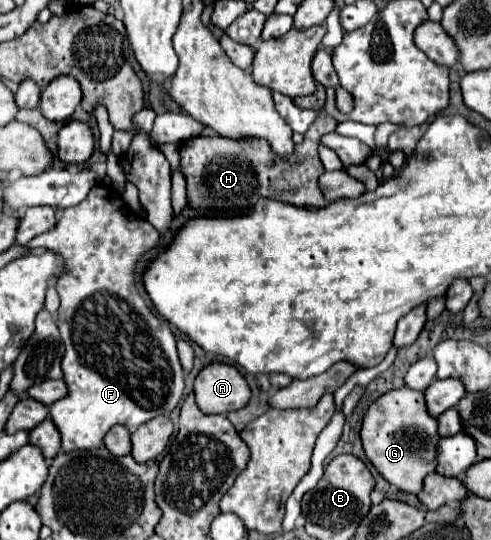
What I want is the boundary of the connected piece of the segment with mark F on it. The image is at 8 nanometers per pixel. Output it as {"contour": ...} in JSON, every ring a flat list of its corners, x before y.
{"contour":[[96,184,84,202,64,210,62,218,52,230,36,236,28,244,28,248,48,248,60,252,70,268,56,284,62,300,58,308,58,328,66,346,62,372,68,394,50,408,52,420,62,434,64,452,98,448,106,432,116,424,124,424,132,430,160,414,170,414,184,394,186,374,178,360,176,336,170,324,148,308,134,280,136,262,148,250,156,248,160,234,146,218,134,214,122,204,122,196,112,186]]}

